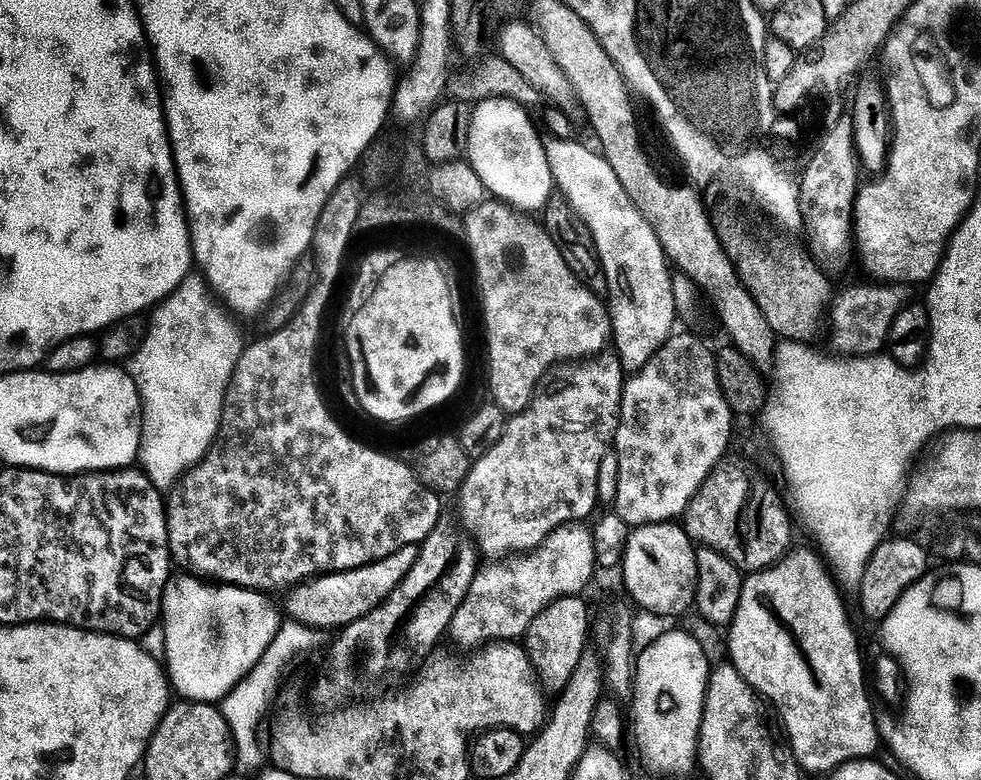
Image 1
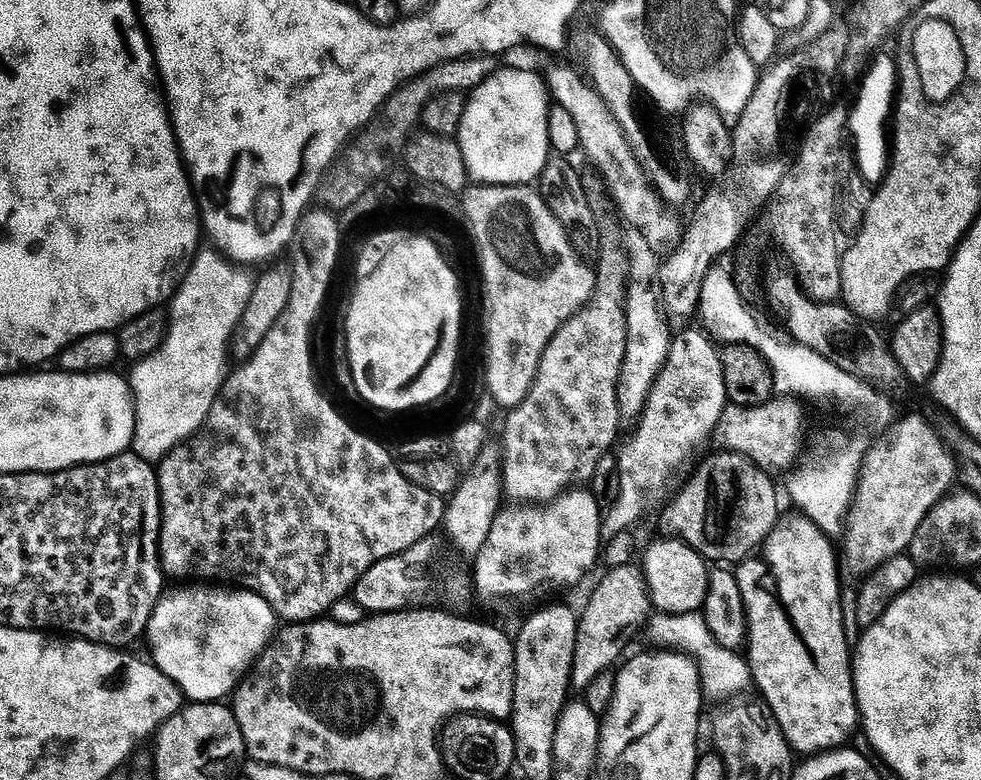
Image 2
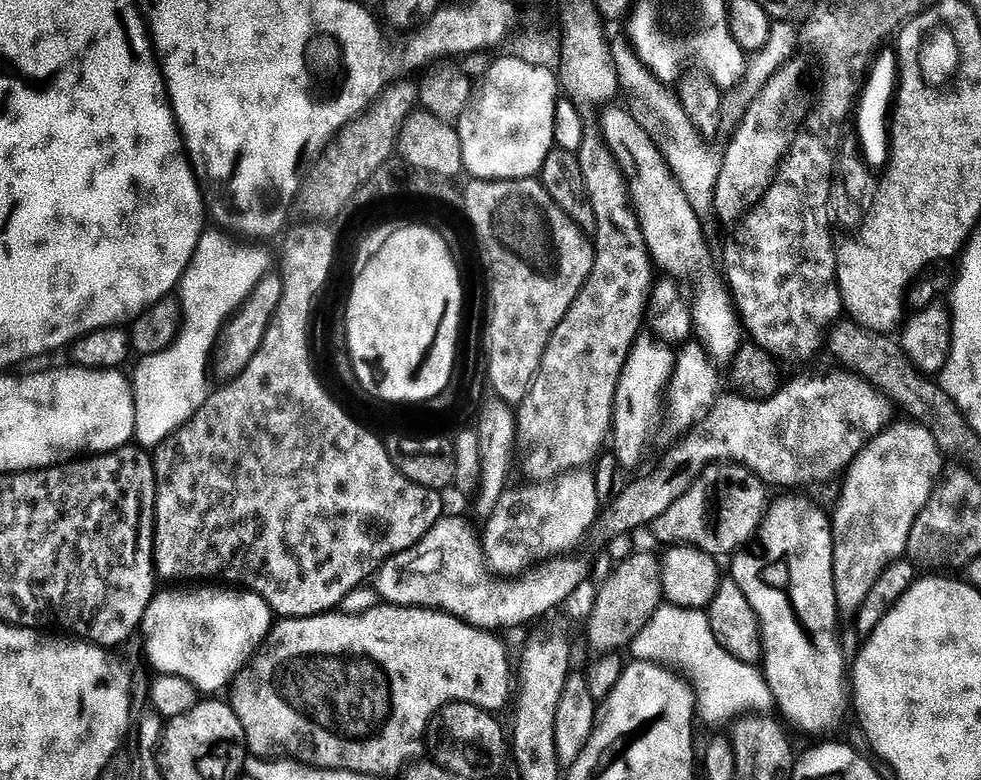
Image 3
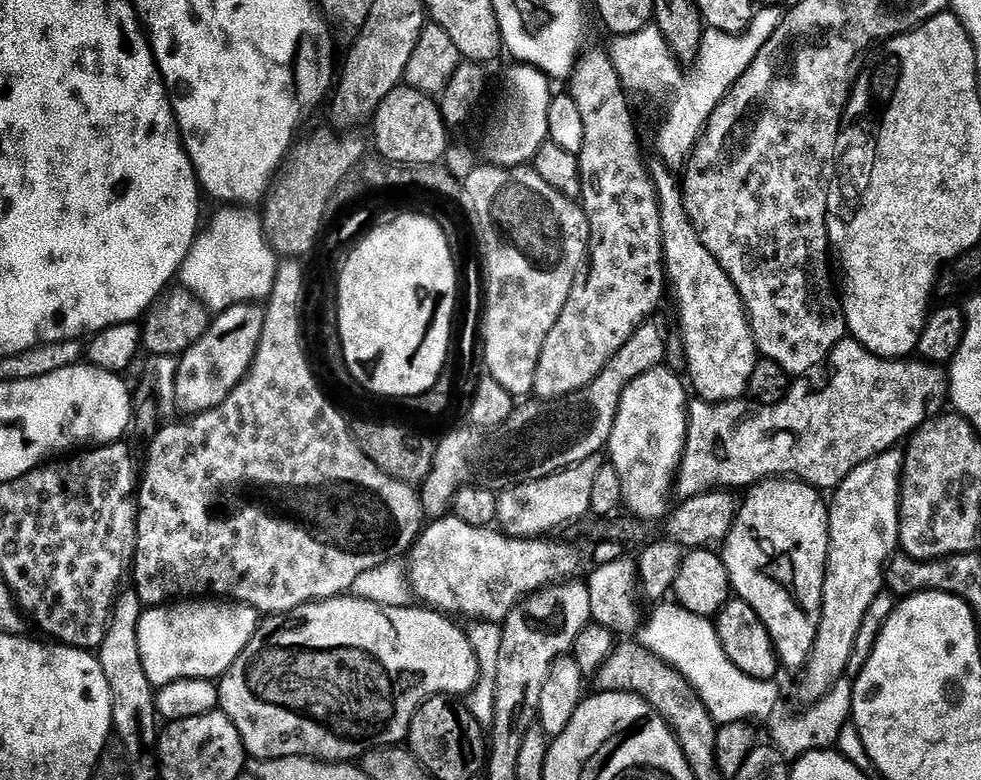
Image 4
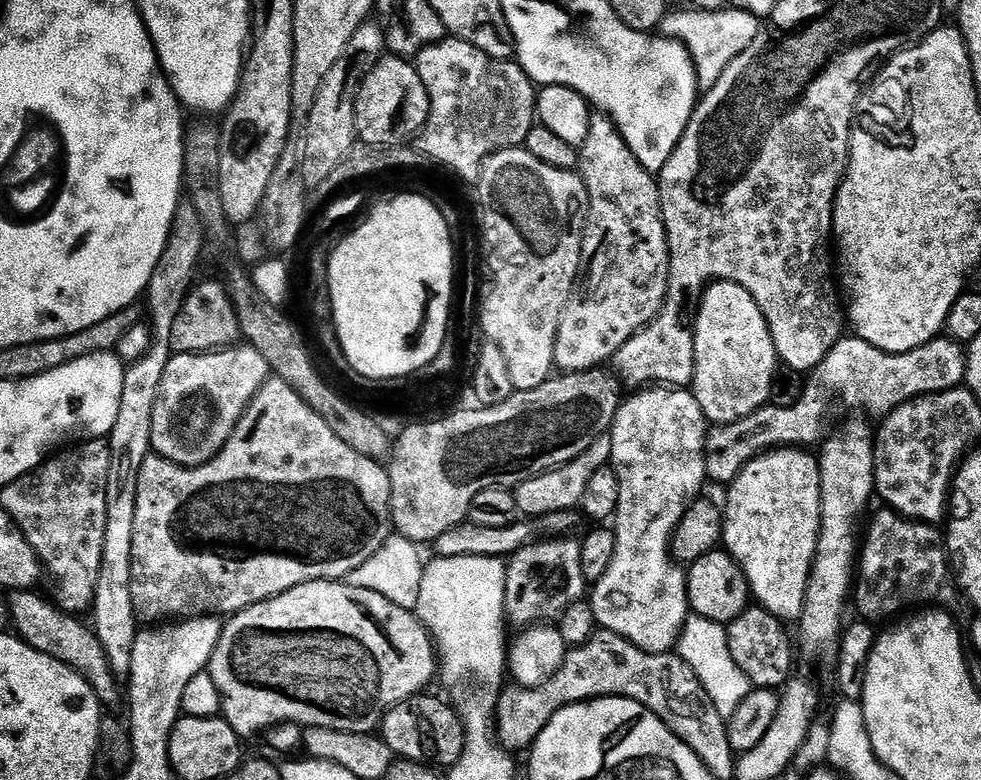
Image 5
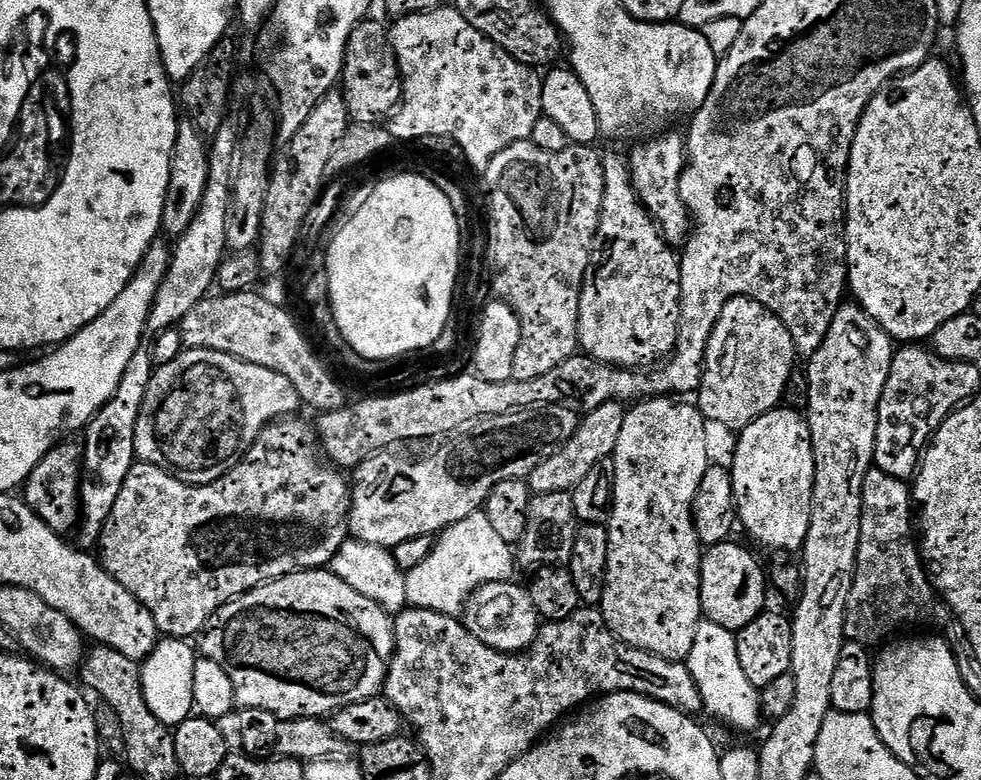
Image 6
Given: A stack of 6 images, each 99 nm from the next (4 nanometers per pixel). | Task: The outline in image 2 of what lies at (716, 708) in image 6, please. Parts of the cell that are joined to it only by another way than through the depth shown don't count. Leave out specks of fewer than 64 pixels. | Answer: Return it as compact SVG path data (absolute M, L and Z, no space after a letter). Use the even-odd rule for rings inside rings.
M656 614L651 617L646 632L652 635L653 645L665 646L670 650L681 650L689 654L700 667L700 678L705 693L712 696L728 696L740 694L747 684L753 683L752 669L743 655L737 654L731 648L724 648L717 642L714 634L706 626L703 615L665 616ZM652 624L652 625L651 625ZM649 627L649 628L648 628ZM731 692L736 692L732 693Z

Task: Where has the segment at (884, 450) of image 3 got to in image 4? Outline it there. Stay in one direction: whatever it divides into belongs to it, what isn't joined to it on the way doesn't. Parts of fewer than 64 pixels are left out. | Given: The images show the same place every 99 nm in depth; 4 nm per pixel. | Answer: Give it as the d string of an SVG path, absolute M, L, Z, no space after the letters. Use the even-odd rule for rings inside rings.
M888 449L876 456L872 456L864 463L860 463L854 470L850 472L846 479L839 485L833 493L833 500L830 500L828 511L828 546L825 549L825 570L823 584L823 606L822 618L819 620L818 638L814 642L812 652L808 656L807 663L803 665L802 673L804 672L804 685L800 688L800 696L807 702L817 702L827 695L828 691L836 682L843 677L847 670L847 664L850 662L851 650L854 649L854 640L858 636L859 627L862 626L862 621L866 616L867 607L873 602L880 591L883 591L886 582L886 567L888 561L895 555L899 549L900 543L900 489L903 481L904 456L899 449Z

